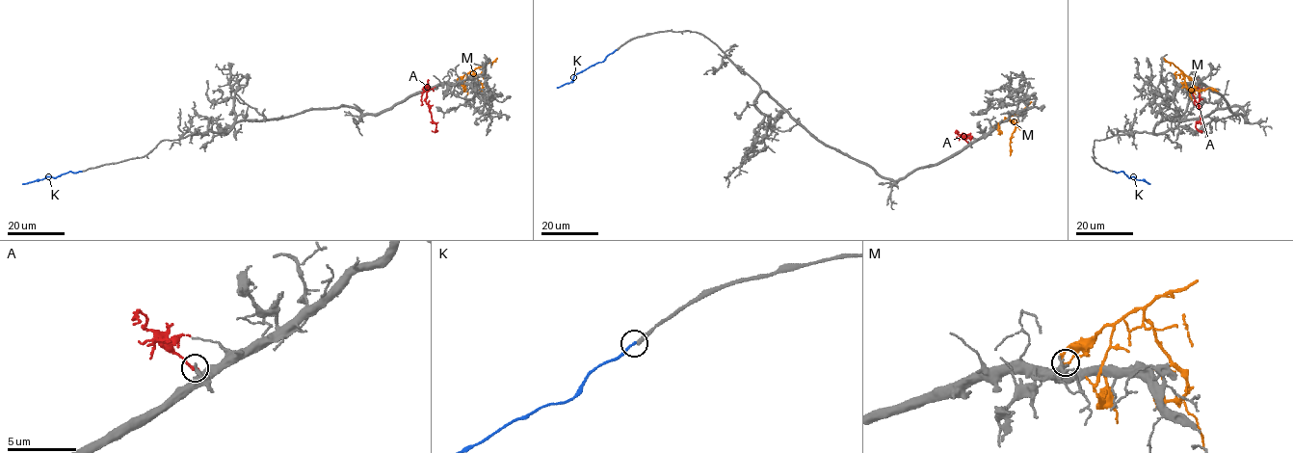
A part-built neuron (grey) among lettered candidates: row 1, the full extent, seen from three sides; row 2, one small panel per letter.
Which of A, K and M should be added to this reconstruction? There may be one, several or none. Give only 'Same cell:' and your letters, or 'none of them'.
Same cell: none of them

